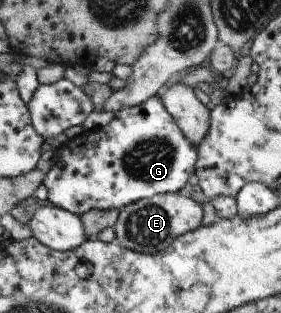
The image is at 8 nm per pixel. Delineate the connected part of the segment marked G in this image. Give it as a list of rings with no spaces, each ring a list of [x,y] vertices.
[[[153,95],[141,104],[115,111],[111,120],[104,126],[81,130],[78,135],[69,138],[55,150],[53,161],[53,165],[42,180],[47,190],[46,199],[54,207],[79,216],[93,209],[121,210],[129,203],[156,194],[177,192],[194,172],[196,150],[183,136],[158,95]]]

